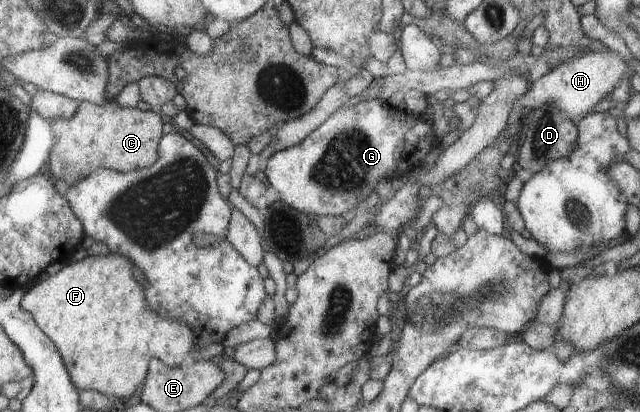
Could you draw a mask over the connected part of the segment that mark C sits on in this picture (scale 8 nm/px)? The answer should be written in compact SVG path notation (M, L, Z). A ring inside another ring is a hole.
M115 101L102 105L79 102L74 116L50 121L54 143L48 153L48 171L44 169L44 172L68 186L73 186L98 168L124 173L145 168L156 161L162 121L155 109L145 112L138 108L121 108Z

